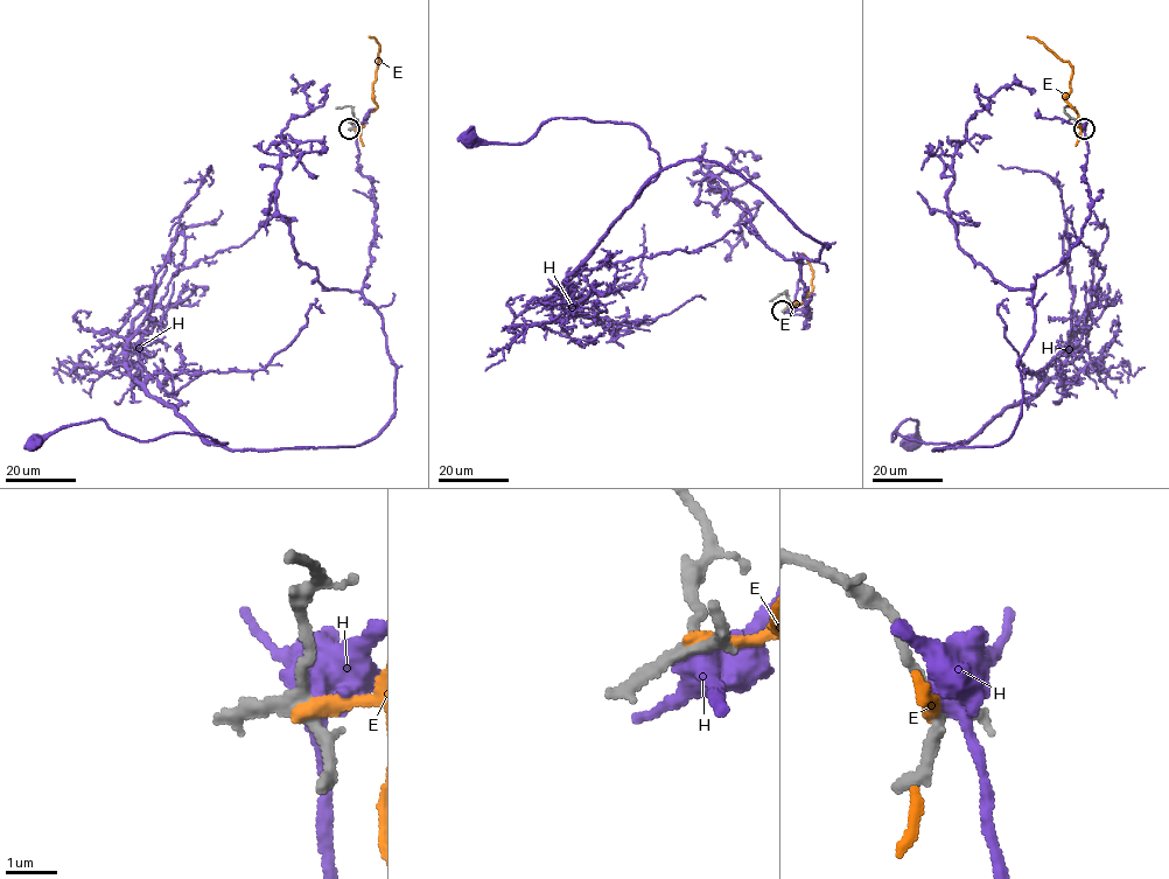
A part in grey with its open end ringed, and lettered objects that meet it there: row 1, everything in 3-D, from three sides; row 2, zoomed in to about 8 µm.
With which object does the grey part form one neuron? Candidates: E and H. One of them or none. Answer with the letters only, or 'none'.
none

